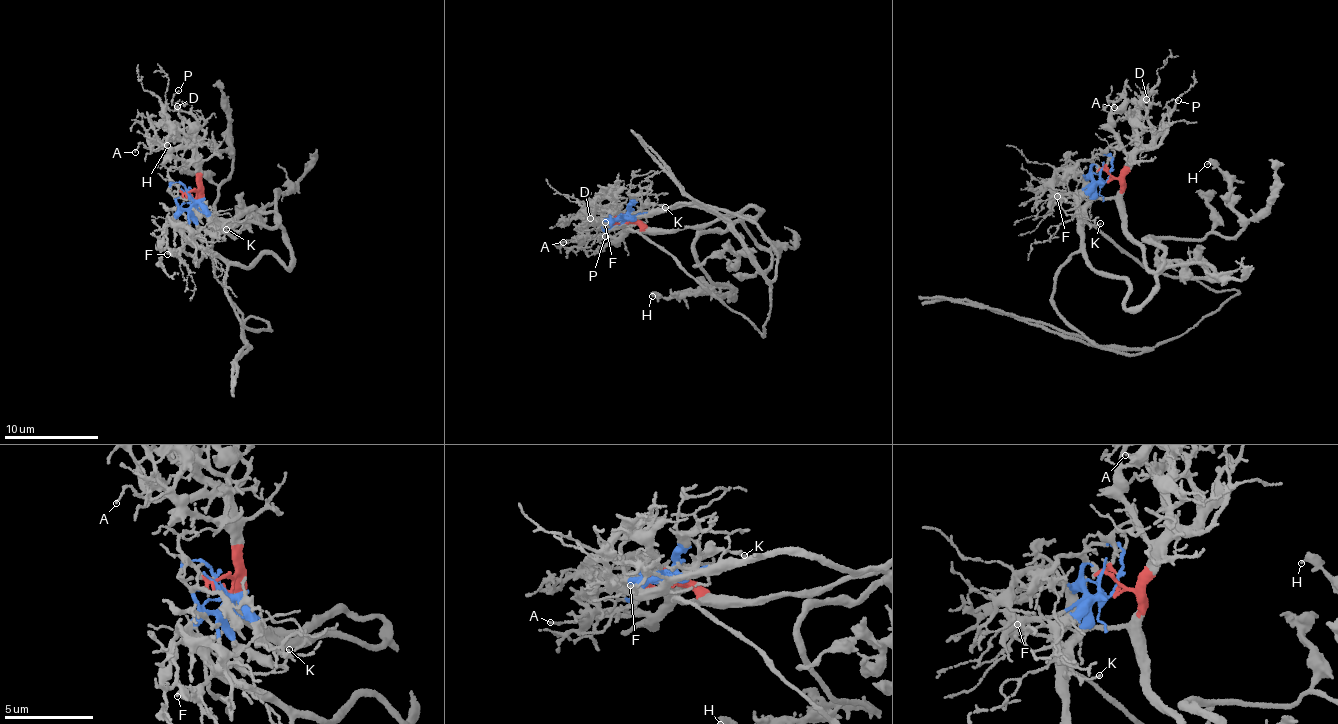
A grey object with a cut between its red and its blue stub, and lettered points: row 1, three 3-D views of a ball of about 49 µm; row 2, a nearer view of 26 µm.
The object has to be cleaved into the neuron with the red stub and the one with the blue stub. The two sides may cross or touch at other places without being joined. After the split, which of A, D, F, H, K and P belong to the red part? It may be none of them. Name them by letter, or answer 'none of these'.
A, D, H, P

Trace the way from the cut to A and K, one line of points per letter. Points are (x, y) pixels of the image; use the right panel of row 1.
A: (1108, 176), (1109, 181), (1118, 176), (1138, 143), (1132, 134), (1132, 119), (1119, 104), (1113, 108)
K: (1108, 176), (1090, 197), (1086, 222), (1093, 226), (1100, 222)

